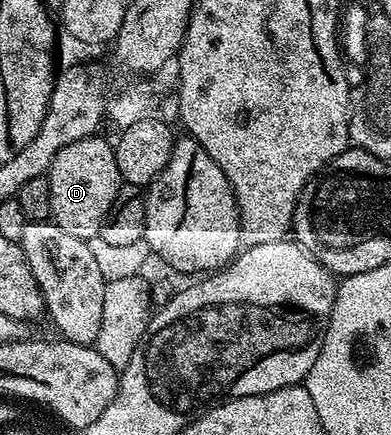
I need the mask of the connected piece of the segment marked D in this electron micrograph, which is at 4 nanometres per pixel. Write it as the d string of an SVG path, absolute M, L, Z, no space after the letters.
M101 136L75 140L75 144L67 144L59 156L55 156L47 177L51 188L52 221L63 228L63 232L71 232L71 236L96 239L123 185L113 146L105 143Z

